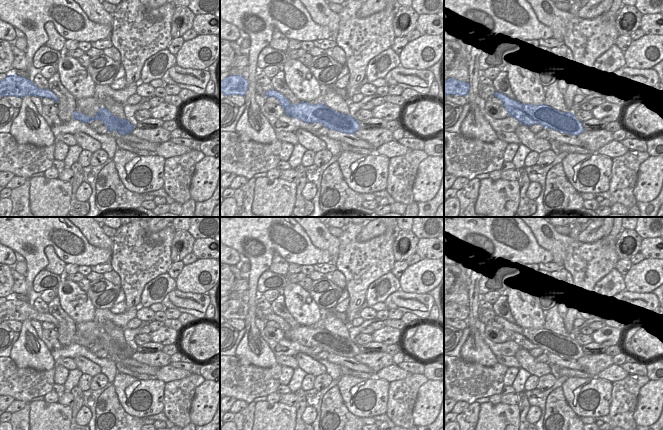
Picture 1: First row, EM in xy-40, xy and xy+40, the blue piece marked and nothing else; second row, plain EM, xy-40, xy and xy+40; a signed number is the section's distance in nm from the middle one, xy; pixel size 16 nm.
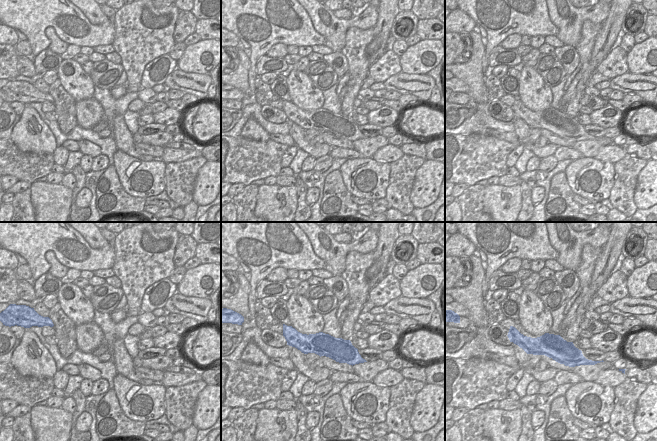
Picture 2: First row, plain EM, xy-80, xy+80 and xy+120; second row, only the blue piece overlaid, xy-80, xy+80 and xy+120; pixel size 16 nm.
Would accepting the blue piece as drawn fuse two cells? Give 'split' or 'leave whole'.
leave whole

